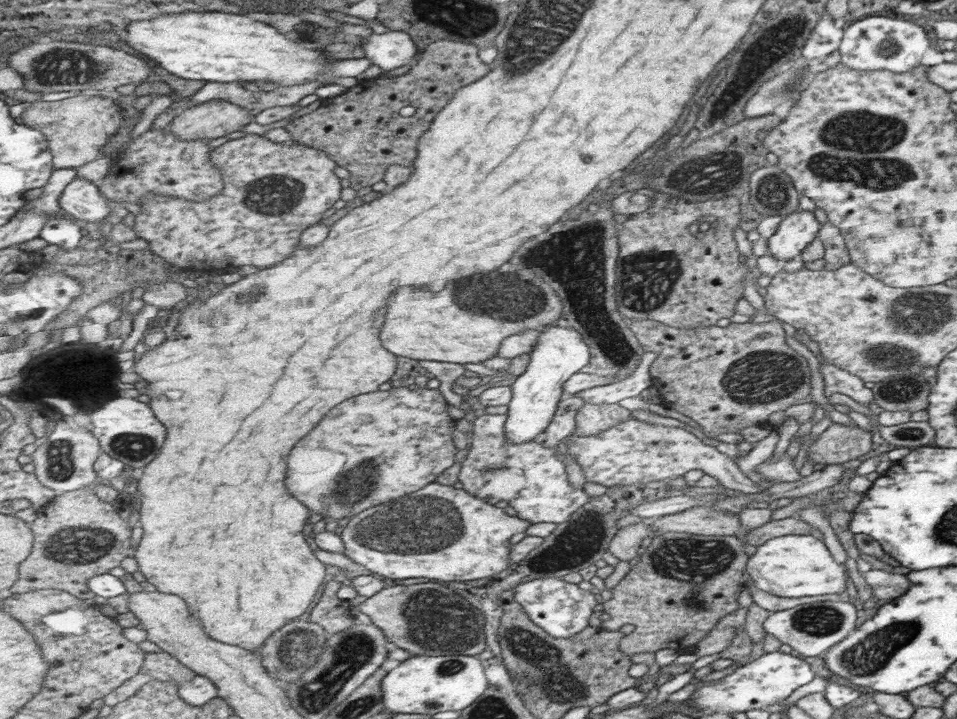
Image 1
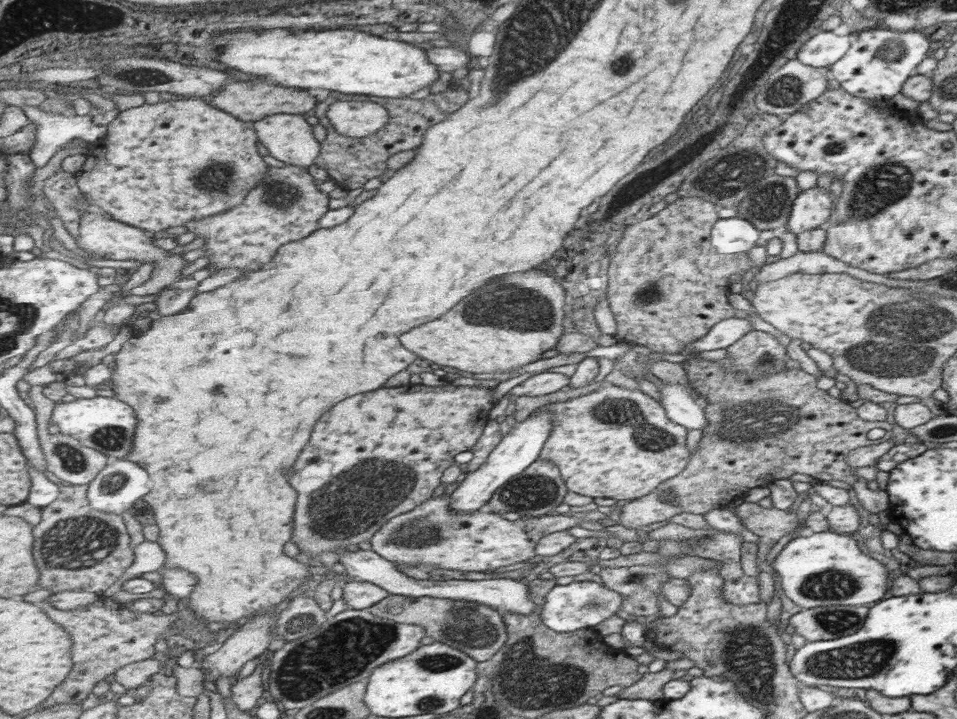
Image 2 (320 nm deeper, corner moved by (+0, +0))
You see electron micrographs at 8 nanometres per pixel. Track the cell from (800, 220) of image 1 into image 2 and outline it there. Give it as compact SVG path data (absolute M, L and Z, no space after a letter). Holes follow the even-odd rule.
M815 185L813 188L799 191L793 199L784 229L798 235L823 226L832 210L832 196L829 189Z

